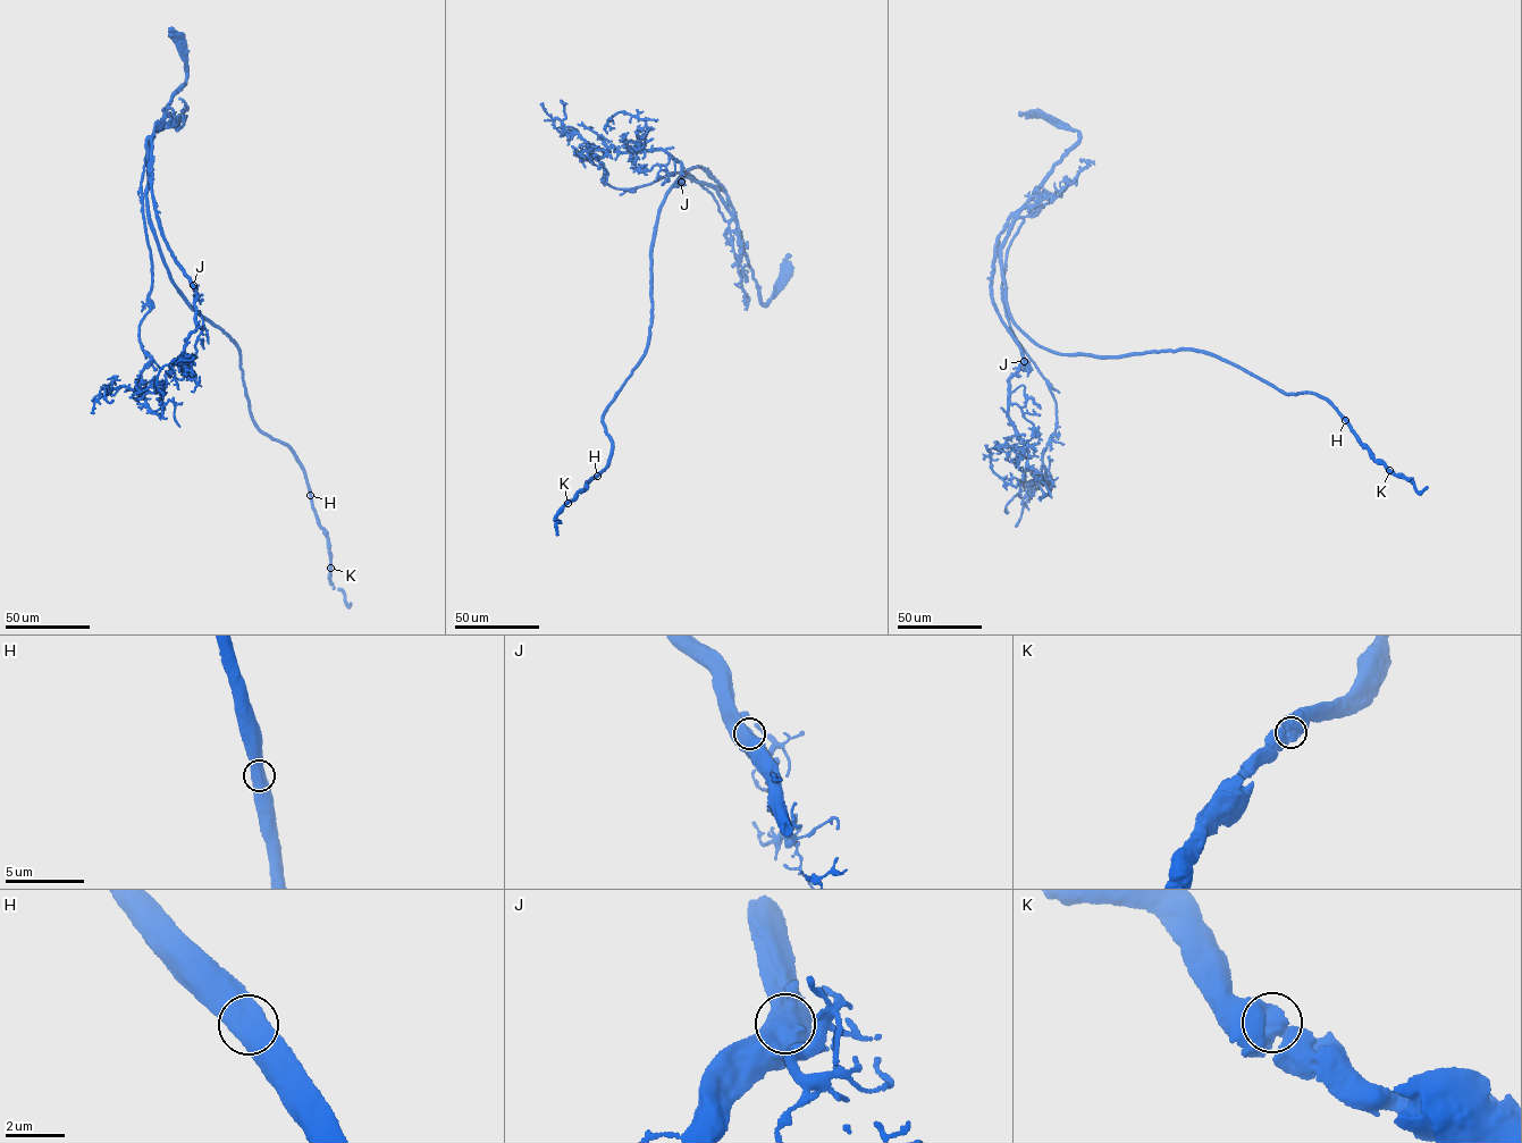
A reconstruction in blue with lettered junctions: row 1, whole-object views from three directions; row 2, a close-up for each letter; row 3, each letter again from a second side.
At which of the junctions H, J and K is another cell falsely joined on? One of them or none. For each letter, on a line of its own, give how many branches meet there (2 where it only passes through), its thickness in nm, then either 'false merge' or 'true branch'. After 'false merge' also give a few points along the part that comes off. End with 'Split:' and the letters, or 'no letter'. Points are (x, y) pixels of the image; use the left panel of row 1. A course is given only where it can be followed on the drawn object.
H: 2 branches meet; 700 nm thick; true branch
J: 2 branches meet; 650 nm thick; true branch
K: 2 branches meet; 650 nm thick; true branch
Split: no letter

